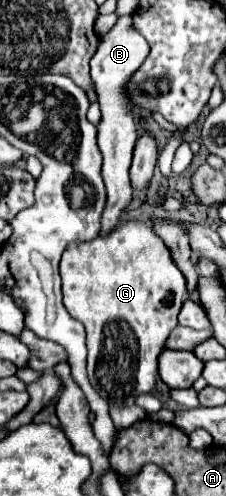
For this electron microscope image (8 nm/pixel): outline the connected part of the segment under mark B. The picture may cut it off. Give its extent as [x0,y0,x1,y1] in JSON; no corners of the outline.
[90,16,150,236]

